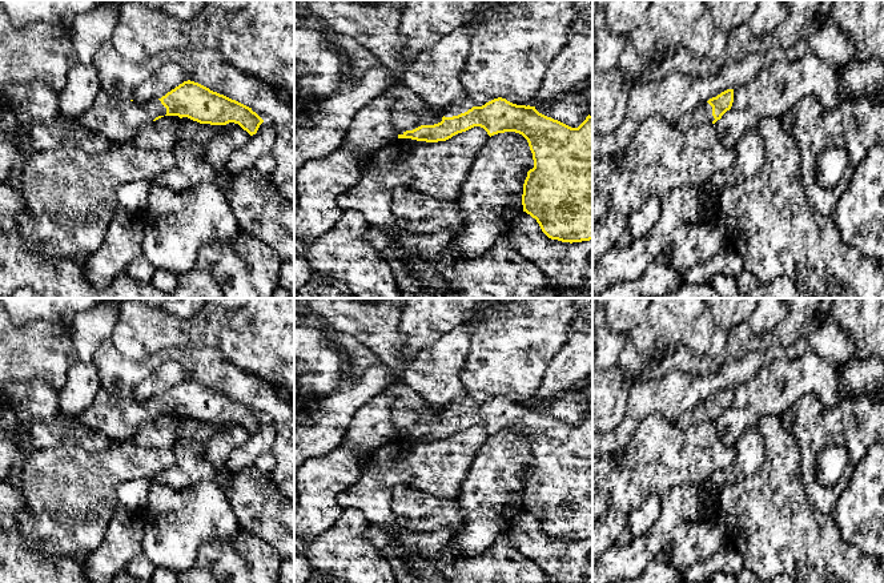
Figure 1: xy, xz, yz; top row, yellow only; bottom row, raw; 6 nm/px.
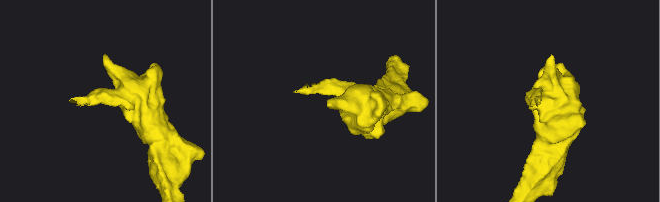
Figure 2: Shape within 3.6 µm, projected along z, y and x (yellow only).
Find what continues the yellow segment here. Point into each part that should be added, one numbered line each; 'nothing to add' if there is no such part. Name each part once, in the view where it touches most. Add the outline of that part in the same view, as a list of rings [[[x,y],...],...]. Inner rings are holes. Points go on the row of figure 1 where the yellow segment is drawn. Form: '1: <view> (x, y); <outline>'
1: xz (409, 112); [[[402,81],[393,83],[381,96],[395,98],[391,106],[391,125],[398,134],[413,130],[421,125],[434,125],[442,117],[453,117],[467,112],[474,106],[470,98],[450,105],[445,112],[437,112],[407,88]]]

